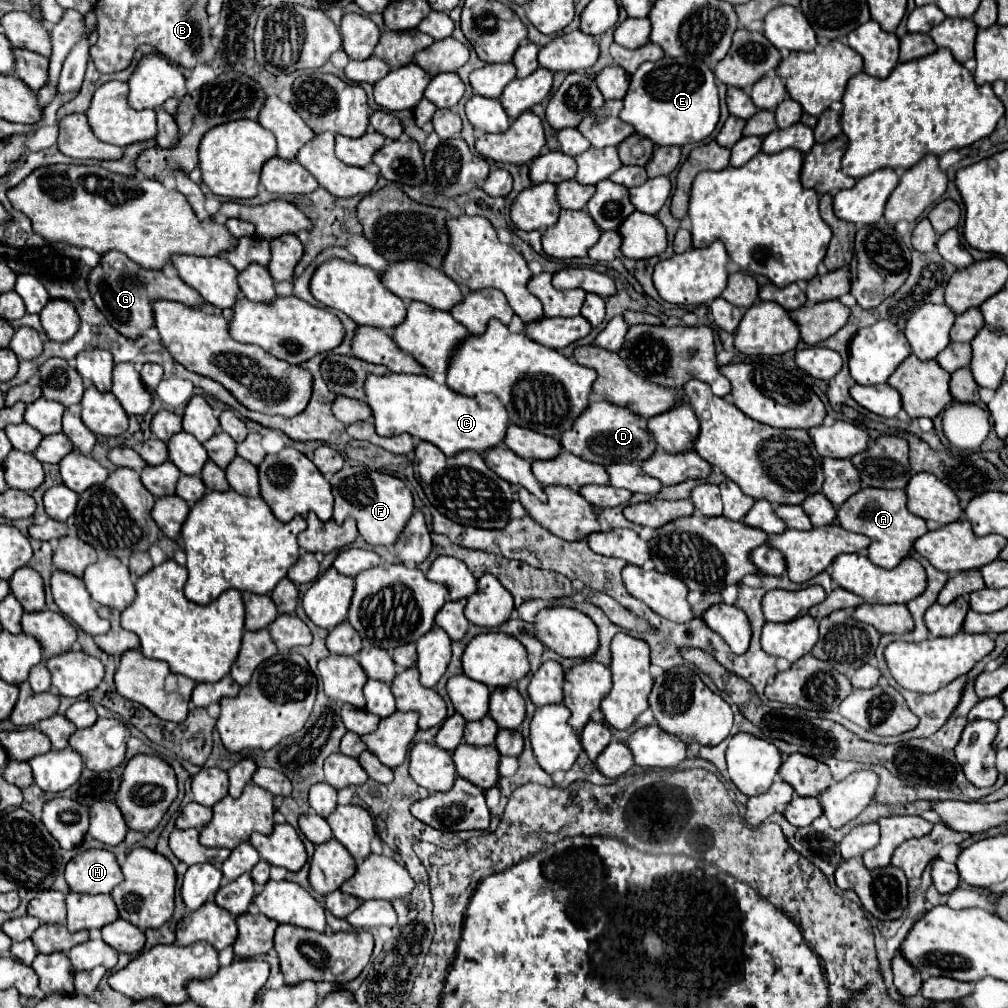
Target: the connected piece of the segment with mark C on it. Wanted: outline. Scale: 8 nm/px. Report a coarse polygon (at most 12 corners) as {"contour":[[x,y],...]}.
{"contour":[[368,375],[378,435],[410,433],[444,455],[502,443],[496,395],[428,375]]}

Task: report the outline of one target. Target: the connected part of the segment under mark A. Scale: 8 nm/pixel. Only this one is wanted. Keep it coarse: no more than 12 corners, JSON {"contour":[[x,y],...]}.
{"contour":[[866,487],[838,525],[872,539],[868,559],[892,569],[924,535],[902,489]]}

